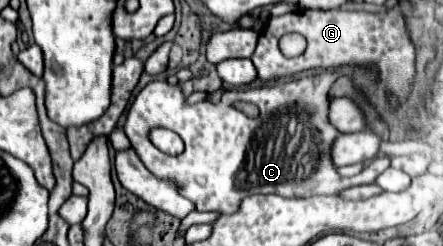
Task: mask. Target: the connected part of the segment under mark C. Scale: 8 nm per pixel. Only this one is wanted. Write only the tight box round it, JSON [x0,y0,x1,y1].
[124,72,386,214]

